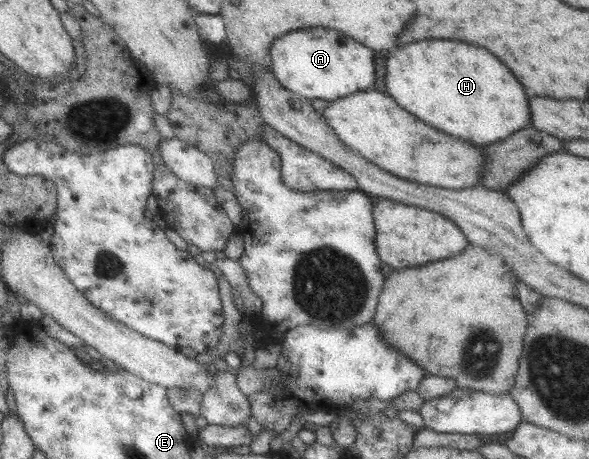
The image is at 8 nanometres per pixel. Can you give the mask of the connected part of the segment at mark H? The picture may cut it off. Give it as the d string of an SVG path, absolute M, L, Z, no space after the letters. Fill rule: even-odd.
M419 40L395 50L387 58L387 94L415 118L427 122L429 126L461 138L473 144L491 144L530 125L529 100L519 84L519 80L509 72L509 68L495 58L489 50L479 46L469 46L465 42L451 40Z

